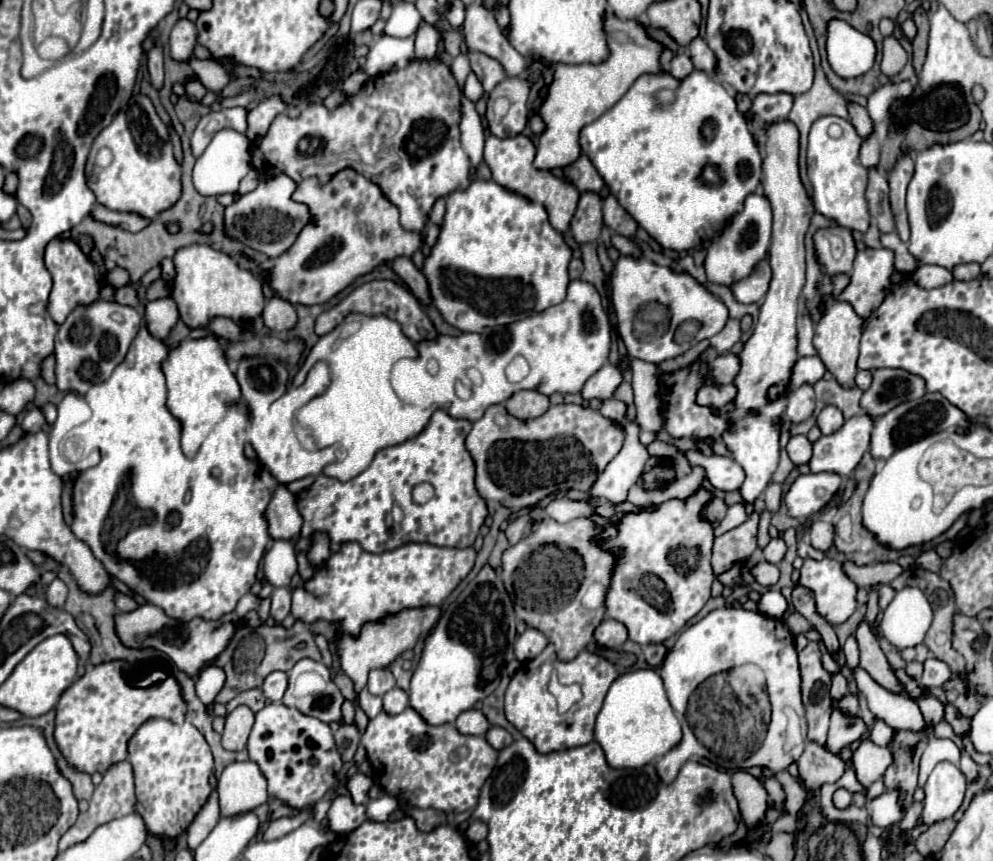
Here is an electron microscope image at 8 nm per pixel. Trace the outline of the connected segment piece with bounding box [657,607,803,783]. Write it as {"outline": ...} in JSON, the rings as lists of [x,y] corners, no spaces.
{"outline":[[[723,607],[723,609],[711,611],[701,621],[687,627],[679,635],[677,643],[669,649],[665,661],[659,667],[669,703],[675,709],[675,713],[679,713],[677,717],[681,719],[681,725],[683,725],[683,739],[657,761],[657,773],[659,773],[663,783],[673,783],[681,765],[685,761],[689,761],[693,755],[707,757],[707,749],[697,741],[697,737],[693,735],[691,727],[687,725],[687,721],[683,717],[685,709],[687,709],[689,695],[707,677],[721,673],[721,671],[727,671],[727,669],[733,669],[733,667],[739,667],[739,665],[745,665],[745,663],[755,663],[763,669],[763,673],[767,677],[767,693],[769,693],[771,709],[773,709],[767,737],[765,737],[763,745],[749,757],[747,767],[757,765],[757,767],[769,767],[773,771],[781,771],[781,769],[787,769],[793,761],[797,761],[801,757],[803,745],[795,745],[789,751],[785,749],[787,717],[783,711],[785,711],[785,707],[791,707],[795,711],[803,709],[801,689],[799,689],[799,685],[801,685],[799,663],[797,663],[795,639],[791,635],[791,631],[787,629],[783,619],[773,619],[773,617],[767,617],[763,613],[747,611],[741,607]]]}

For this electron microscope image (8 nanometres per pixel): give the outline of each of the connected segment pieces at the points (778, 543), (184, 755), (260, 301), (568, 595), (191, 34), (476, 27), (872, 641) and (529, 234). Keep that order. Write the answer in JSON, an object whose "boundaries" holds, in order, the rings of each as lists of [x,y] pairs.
{"boundaries":[[[[781,537],[771,539],[771,541],[769,541],[769,545],[763,549],[765,559],[767,559],[769,563],[779,563],[779,561],[783,559],[785,551],[787,551],[787,547],[785,547],[785,541],[783,541]]],[[[149,719],[129,739],[127,751],[129,751],[129,763],[133,765],[133,775],[135,775],[135,795],[137,795],[135,811],[143,817],[149,833],[159,837],[181,835],[191,825],[191,821],[195,819],[195,815],[211,795],[209,777],[213,771],[213,757],[205,737],[199,733],[195,725],[187,721],[173,723],[165,719]]],[[[193,243],[177,249],[173,263],[175,277],[171,281],[171,297],[187,327],[205,327],[211,317],[229,317],[247,323],[261,315],[265,305],[261,281],[249,269],[241,269],[227,253],[205,243]]],[[[581,515],[569,523],[557,523],[551,517],[537,517],[523,533],[521,541],[509,545],[503,553],[503,583],[511,595],[515,613],[519,619],[541,631],[549,643],[555,645],[561,661],[571,661],[593,639],[595,627],[605,619],[605,607],[589,611],[581,605],[581,599],[591,583],[609,585],[607,577],[613,577],[613,565],[617,565],[617,553],[603,549],[599,537],[603,527]]],[[[179,19],[171,31],[169,47],[171,57],[179,63],[187,63],[193,57],[193,49],[197,45],[197,29],[189,19]]],[[[471,3],[467,7],[467,19],[463,25],[465,43],[469,49],[481,51],[497,59],[509,77],[521,75],[527,67],[525,57],[513,49],[509,39],[499,29],[493,11],[485,9],[481,3]]],[[[861,621],[855,629],[855,639],[859,643],[859,651],[861,651],[861,667],[881,685],[885,687],[887,691],[893,691],[893,693],[901,693],[903,691],[903,685],[901,681],[893,675],[893,669],[889,667],[887,659],[885,659],[885,653],[881,651],[879,643],[877,643],[877,637],[873,635],[871,627],[867,621]]],[[[475,179],[465,189],[457,189],[447,197],[447,211],[439,237],[425,257],[421,273],[429,281],[431,303],[439,309],[441,317],[459,331],[479,333],[483,327],[509,325],[561,303],[569,285],[569,261],[571,249],[561,233],[551,227],[541,203],[529,201],[491,179]]]]}

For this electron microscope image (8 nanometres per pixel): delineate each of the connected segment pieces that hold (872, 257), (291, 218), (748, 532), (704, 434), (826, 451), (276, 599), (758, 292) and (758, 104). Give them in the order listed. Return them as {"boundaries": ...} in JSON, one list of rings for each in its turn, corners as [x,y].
{"boundaries":[[[[863,249],[855,257],[849,287],[837,299],[849,301],[857,315],[869,317],[889,291],[893,271],[893,253],[889,249]]],[[[285,175],[263,179],[255,191],[239,197],[225,209],[225,227],[229,237],[243,241],[247,247],[265,253],[267,257],[279,257],[285,253],[295,243],[301,229],[313,221],[309,207],[291,199],[295,189],[297,183]]],[[[753,513],[745,523],[739,527],[715,537],[711,565],[715,565],[715,575],[729,571],[733,565],[745,561],[757,547],[757,523],[759,515]]],[[[693,363],[685,369],[679,369],[669,375],[661,375],[661,389],[665,389],[665,431],[674,439],[688,437],[691,439],[701,439],[705,443],[711,443],[713,439],[719,439],[729,423],[723,419],[723,415],[713,415],[709,407],[699,407],[695,403],[695,393],[705,381],[705,365],[703,363]]],[[[865,413],[855,415],[843,423],[837,433],[821,435],[813,443],[813,457],[809,461],[811,473],[837,473],[847,477],[859,465],[863,453],[869,449],[869,435],[873,419]]],[[[279,587],[271,595],[271,617],[281,623],[291,613],[291,591]]],[[[763,259],[757,263],[751,275],[747,275],[741,281],[735,281],[729,289],[739,303],[759,303],[769,289],[769,281],[771,281],[769,261]]],[[[773,93],[773,95],[757,95],[753,99],[753,113],[765,123],[777,123],[777,121],[785,121],[789,111],[793,107],[793,95],[789,93]]]]}

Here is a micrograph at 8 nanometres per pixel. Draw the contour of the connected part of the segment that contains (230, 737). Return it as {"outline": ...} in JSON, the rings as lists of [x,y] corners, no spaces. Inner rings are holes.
{"outline":[[[241,705],[235,711],[225,715],[225,729],[223,729],[223,747],[227,751],[241,751],[249,739],[251,727],[255,723],[255,715],[249,707]]]}

